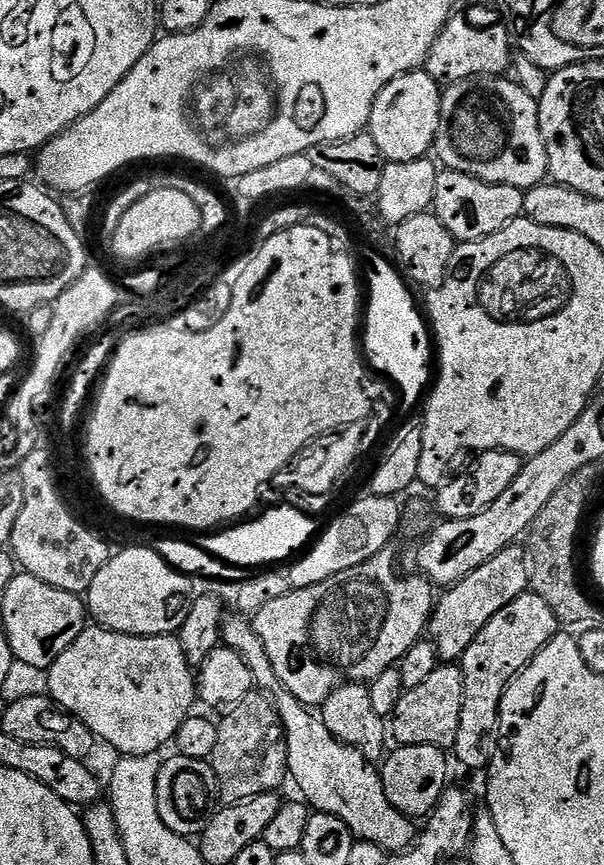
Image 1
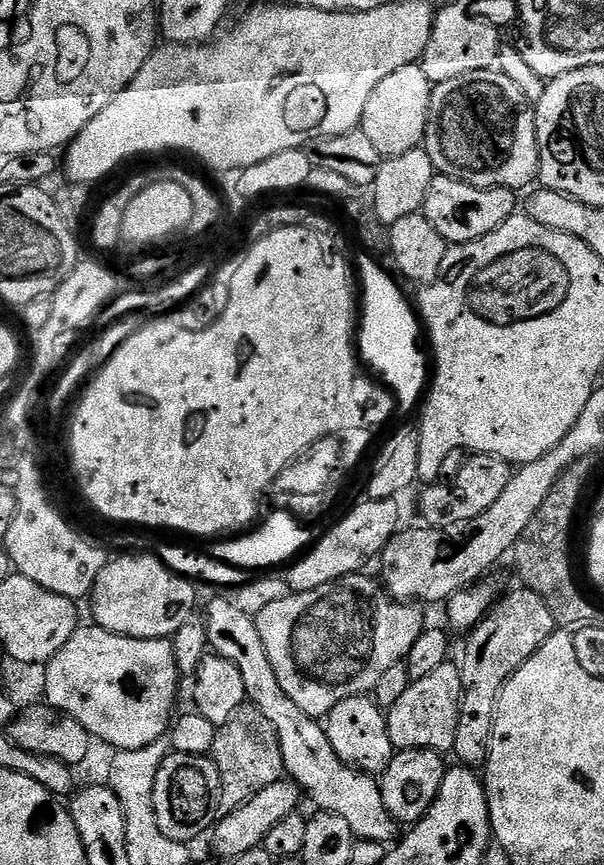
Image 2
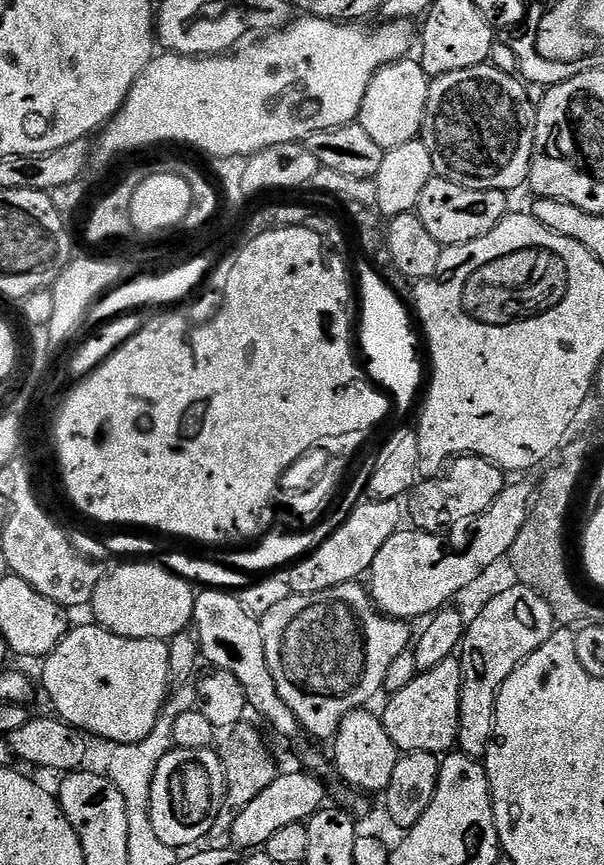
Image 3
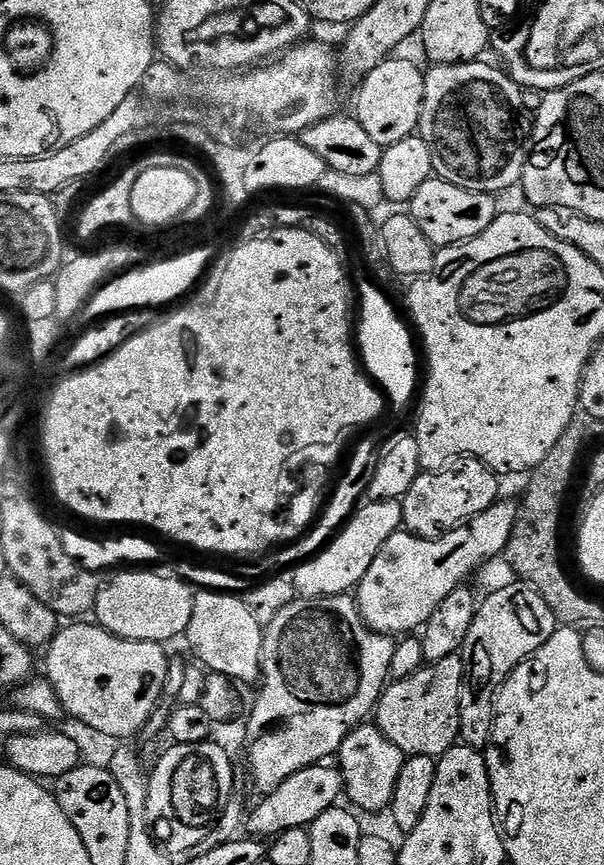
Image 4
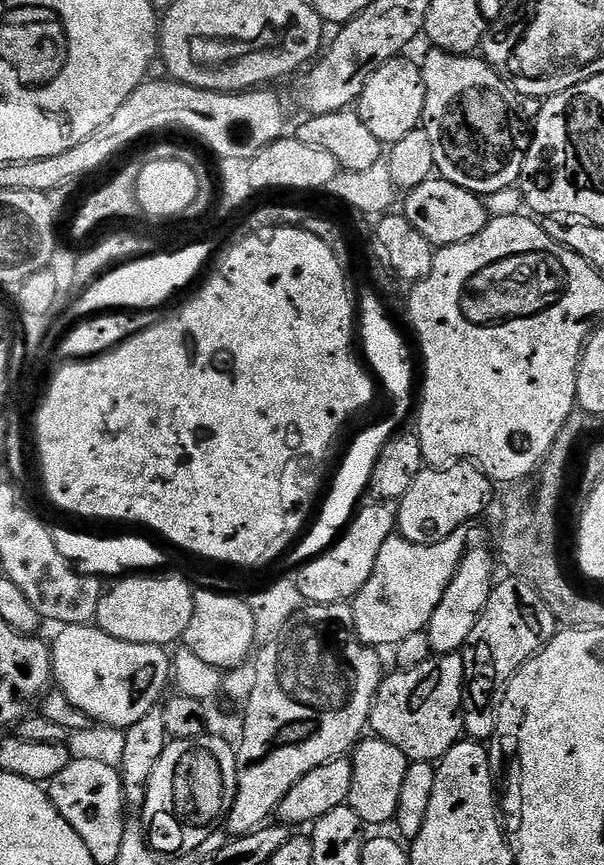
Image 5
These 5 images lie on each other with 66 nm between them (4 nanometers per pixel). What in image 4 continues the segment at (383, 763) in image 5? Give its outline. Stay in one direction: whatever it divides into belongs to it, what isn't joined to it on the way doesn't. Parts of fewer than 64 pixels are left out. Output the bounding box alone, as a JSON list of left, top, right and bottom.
[338,722,406,813]

